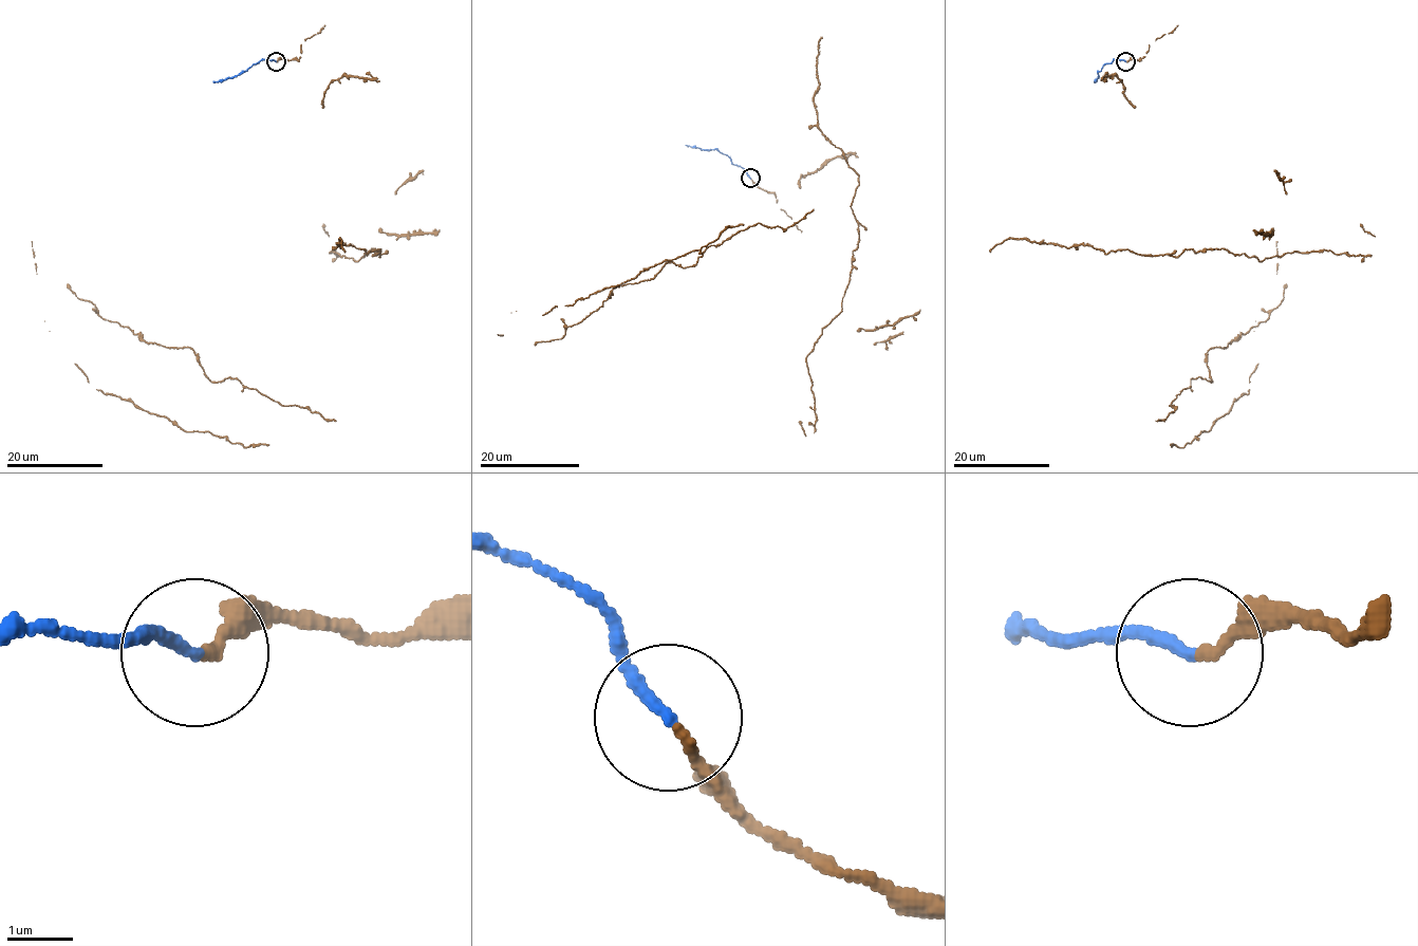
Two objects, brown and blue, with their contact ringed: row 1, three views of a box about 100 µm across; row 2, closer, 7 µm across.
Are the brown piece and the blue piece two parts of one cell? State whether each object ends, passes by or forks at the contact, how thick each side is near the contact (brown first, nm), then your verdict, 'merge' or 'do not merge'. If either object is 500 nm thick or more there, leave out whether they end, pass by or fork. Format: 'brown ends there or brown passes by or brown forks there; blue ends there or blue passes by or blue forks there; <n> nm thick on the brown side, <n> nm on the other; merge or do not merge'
brown ends there; blue ends there; 150 nm thick on the brown side, 170 nm on the other; merge

